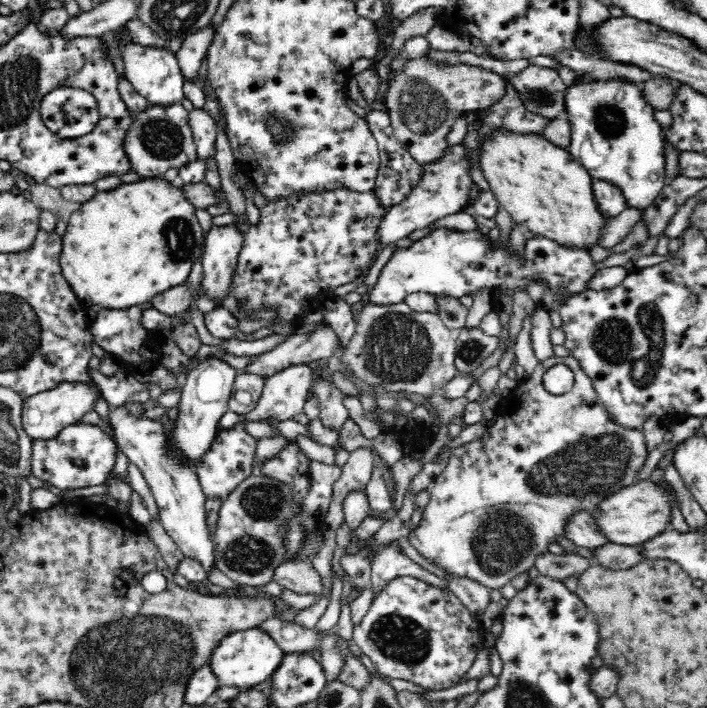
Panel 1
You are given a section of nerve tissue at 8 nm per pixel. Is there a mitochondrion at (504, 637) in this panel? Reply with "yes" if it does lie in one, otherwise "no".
no

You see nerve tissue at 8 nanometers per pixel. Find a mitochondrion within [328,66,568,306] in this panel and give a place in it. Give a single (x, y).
(421, 107)

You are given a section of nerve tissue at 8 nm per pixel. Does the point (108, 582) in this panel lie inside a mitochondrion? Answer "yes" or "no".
no

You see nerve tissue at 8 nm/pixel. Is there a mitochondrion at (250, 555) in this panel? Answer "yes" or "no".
yes

